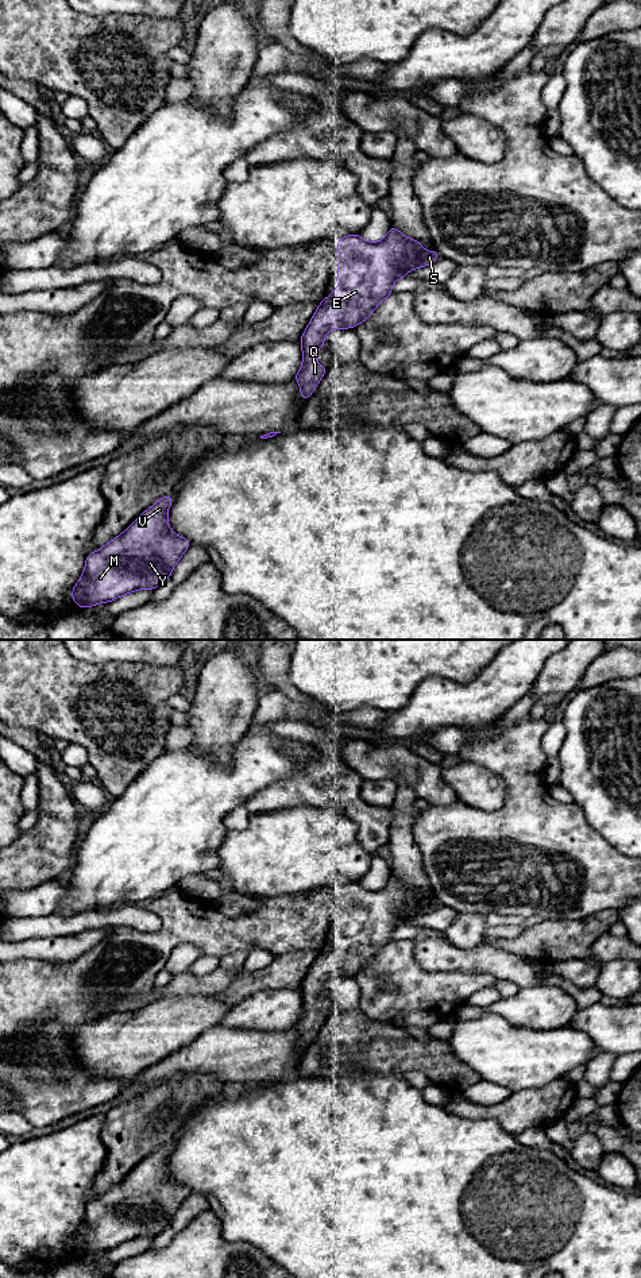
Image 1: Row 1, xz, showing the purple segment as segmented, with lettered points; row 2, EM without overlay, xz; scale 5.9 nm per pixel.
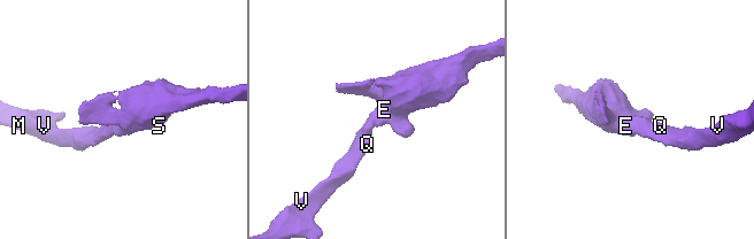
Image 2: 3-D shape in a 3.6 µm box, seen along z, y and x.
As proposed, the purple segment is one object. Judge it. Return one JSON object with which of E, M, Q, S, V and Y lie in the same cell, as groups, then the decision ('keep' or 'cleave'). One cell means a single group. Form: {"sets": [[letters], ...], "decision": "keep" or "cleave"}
{"sets": [["E", "M", "Q", "S", "V", "Y"]], "decision": "keep"}

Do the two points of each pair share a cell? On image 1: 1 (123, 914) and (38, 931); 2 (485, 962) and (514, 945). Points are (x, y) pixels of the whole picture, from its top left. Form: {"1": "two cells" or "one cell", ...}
{"1": "one cell", "2": "two cells"}

